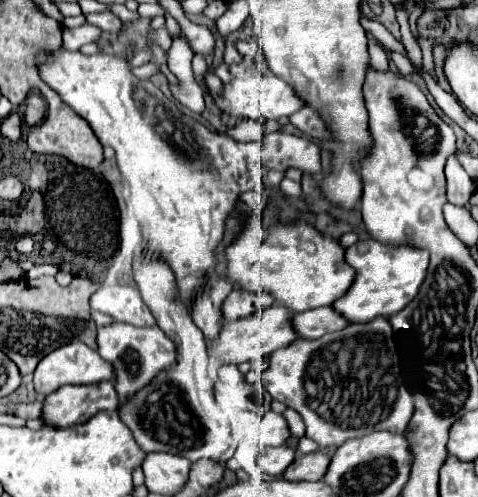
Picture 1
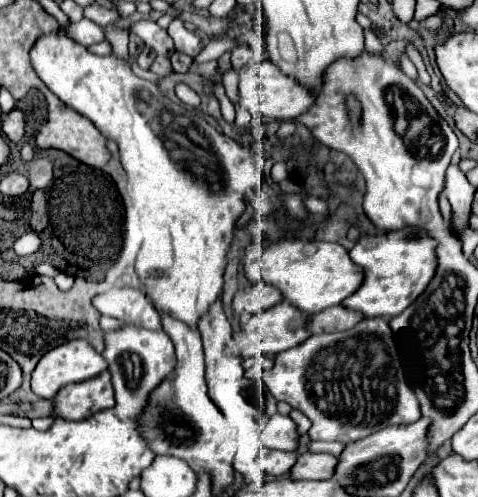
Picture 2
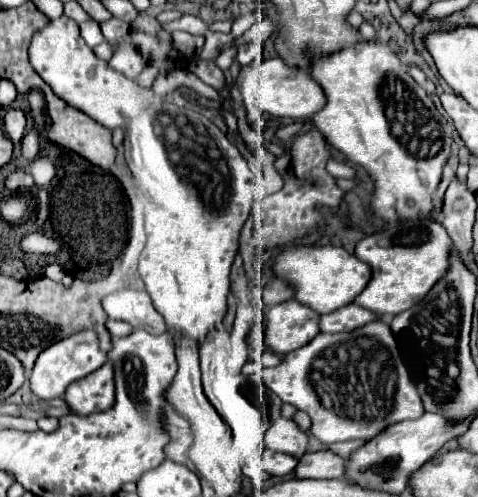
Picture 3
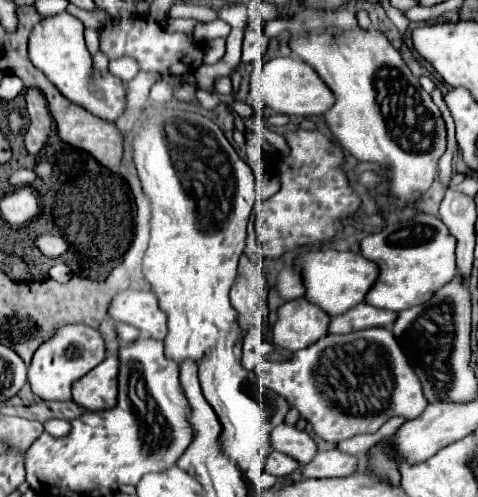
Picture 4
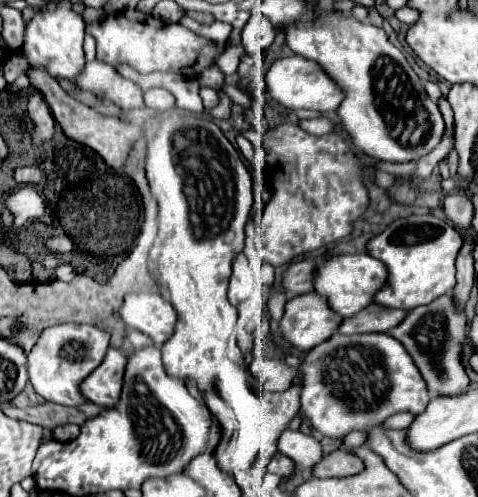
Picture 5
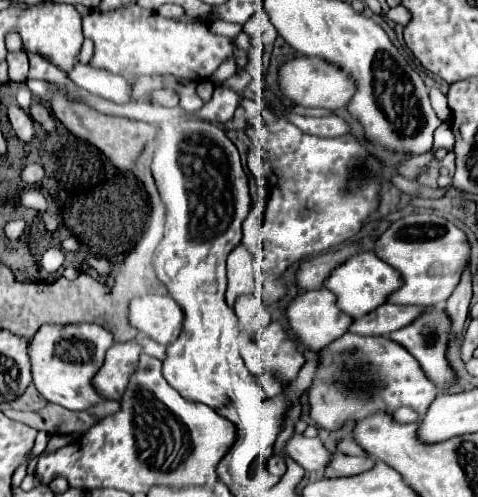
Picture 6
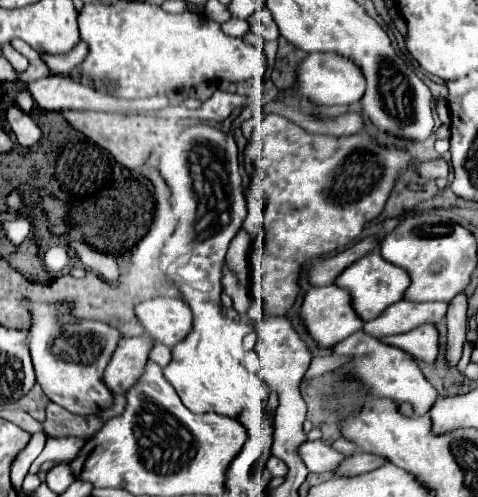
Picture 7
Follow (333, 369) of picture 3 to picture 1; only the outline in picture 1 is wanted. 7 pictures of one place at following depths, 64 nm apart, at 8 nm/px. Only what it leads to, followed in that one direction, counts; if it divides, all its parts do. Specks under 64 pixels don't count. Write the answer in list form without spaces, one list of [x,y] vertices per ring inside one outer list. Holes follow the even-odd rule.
[[[378,316],[376,320],[370,320],[366,324],[350,324],[344,330],[324,334],[316,340],[298,338],[290,346],[272,352],[268,364],[268,370],[262,374],[262,384],[274,400],[286,404],[302,416],[306,436],[320,446],[318,452],[324,452],[324,448],[328,446],[340,446],[350,438],[366,436],[378,430],[404,432],[412,416],[414,402],[400,374],[400,358],[394,342],[394,330],[388,318]]]

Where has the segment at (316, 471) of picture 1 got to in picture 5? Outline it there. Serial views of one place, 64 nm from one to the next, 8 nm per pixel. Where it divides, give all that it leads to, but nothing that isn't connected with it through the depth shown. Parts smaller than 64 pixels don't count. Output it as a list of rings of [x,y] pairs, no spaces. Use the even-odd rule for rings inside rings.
[[[334,450],[330,454],[324,454],[322,460],[312,468],[312,474],[316,478],[334,478],[334,476],[354,476],[362,472],[364,464],[362,460],[348,452],[348,450]]]

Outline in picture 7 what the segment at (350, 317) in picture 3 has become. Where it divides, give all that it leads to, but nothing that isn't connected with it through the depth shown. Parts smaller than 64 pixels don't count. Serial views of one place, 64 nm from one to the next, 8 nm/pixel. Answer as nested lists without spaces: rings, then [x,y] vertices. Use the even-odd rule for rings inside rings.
[[[400,300],[388,310],[384,310],[376,320],[364,322],[364,332],[368,332],[374,338],[384,338],[390,334],[402,334],[408,332],[420,324],[436,324],[444,318],[448,308],[448,302],[426,302],[426,304],[416,304],[416,302],[406,302]]]

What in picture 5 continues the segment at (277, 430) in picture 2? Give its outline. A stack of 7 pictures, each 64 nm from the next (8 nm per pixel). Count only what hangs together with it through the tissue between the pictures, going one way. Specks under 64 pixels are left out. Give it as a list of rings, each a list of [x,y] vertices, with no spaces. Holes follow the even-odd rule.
[[[290,428],[280,434],[278,450],[304,468],[312,468],[322,458],[322,448],[316,438]]]

